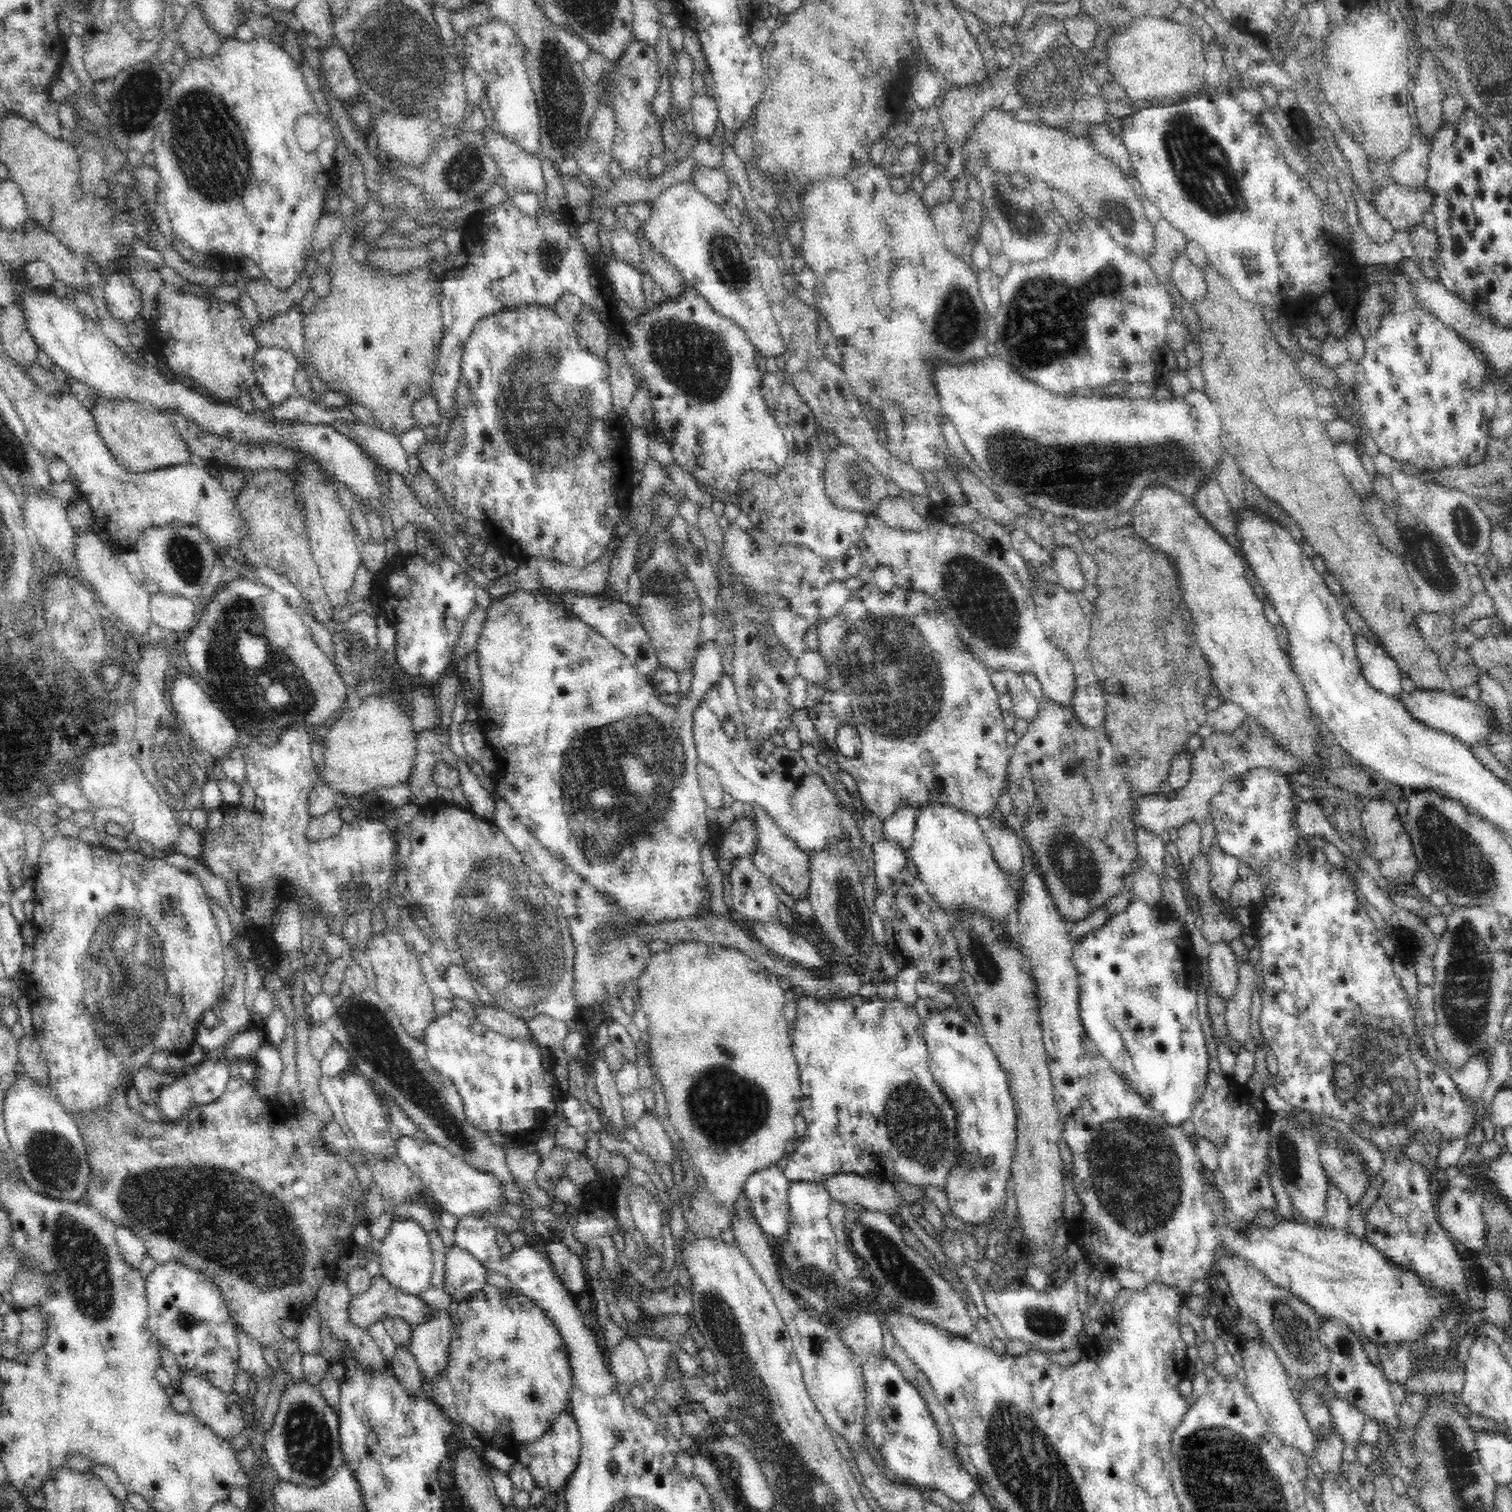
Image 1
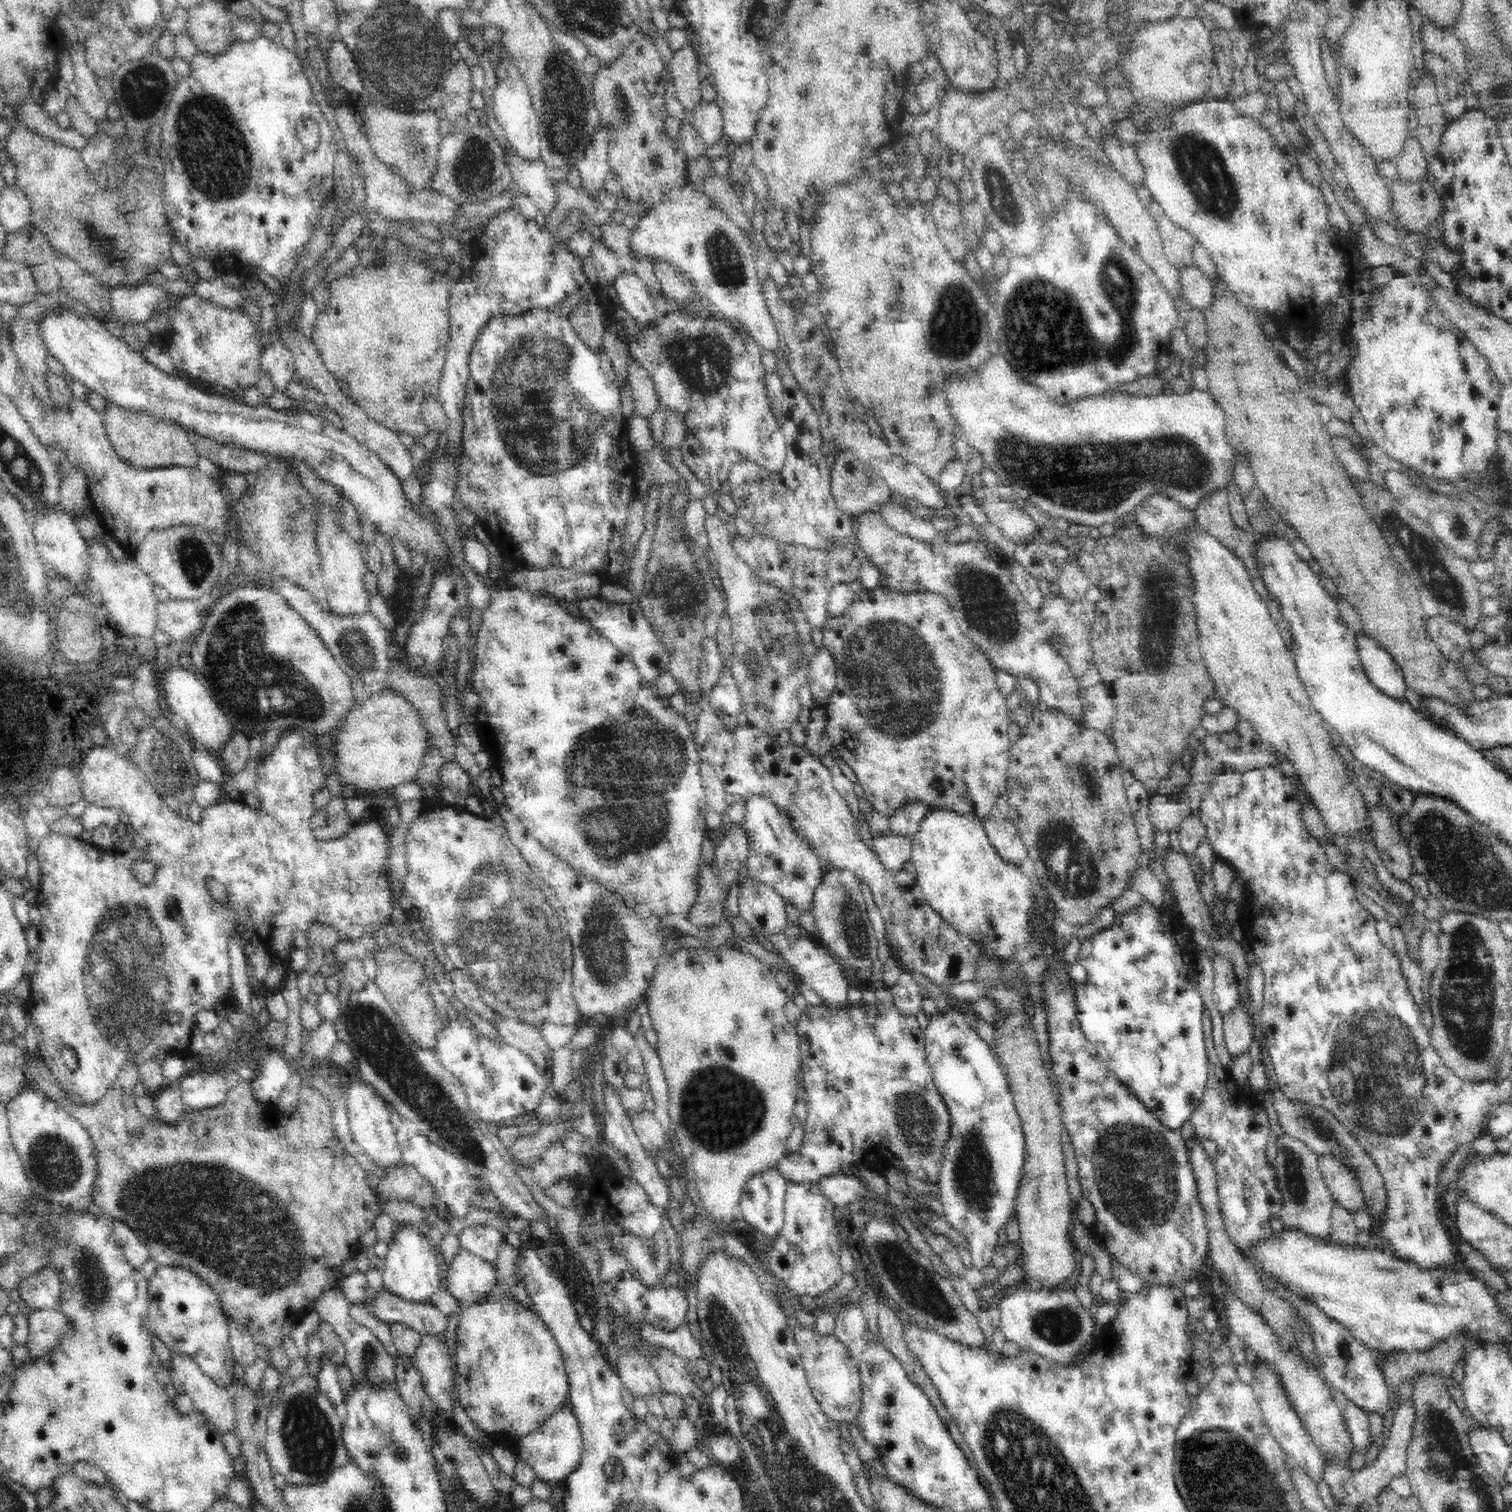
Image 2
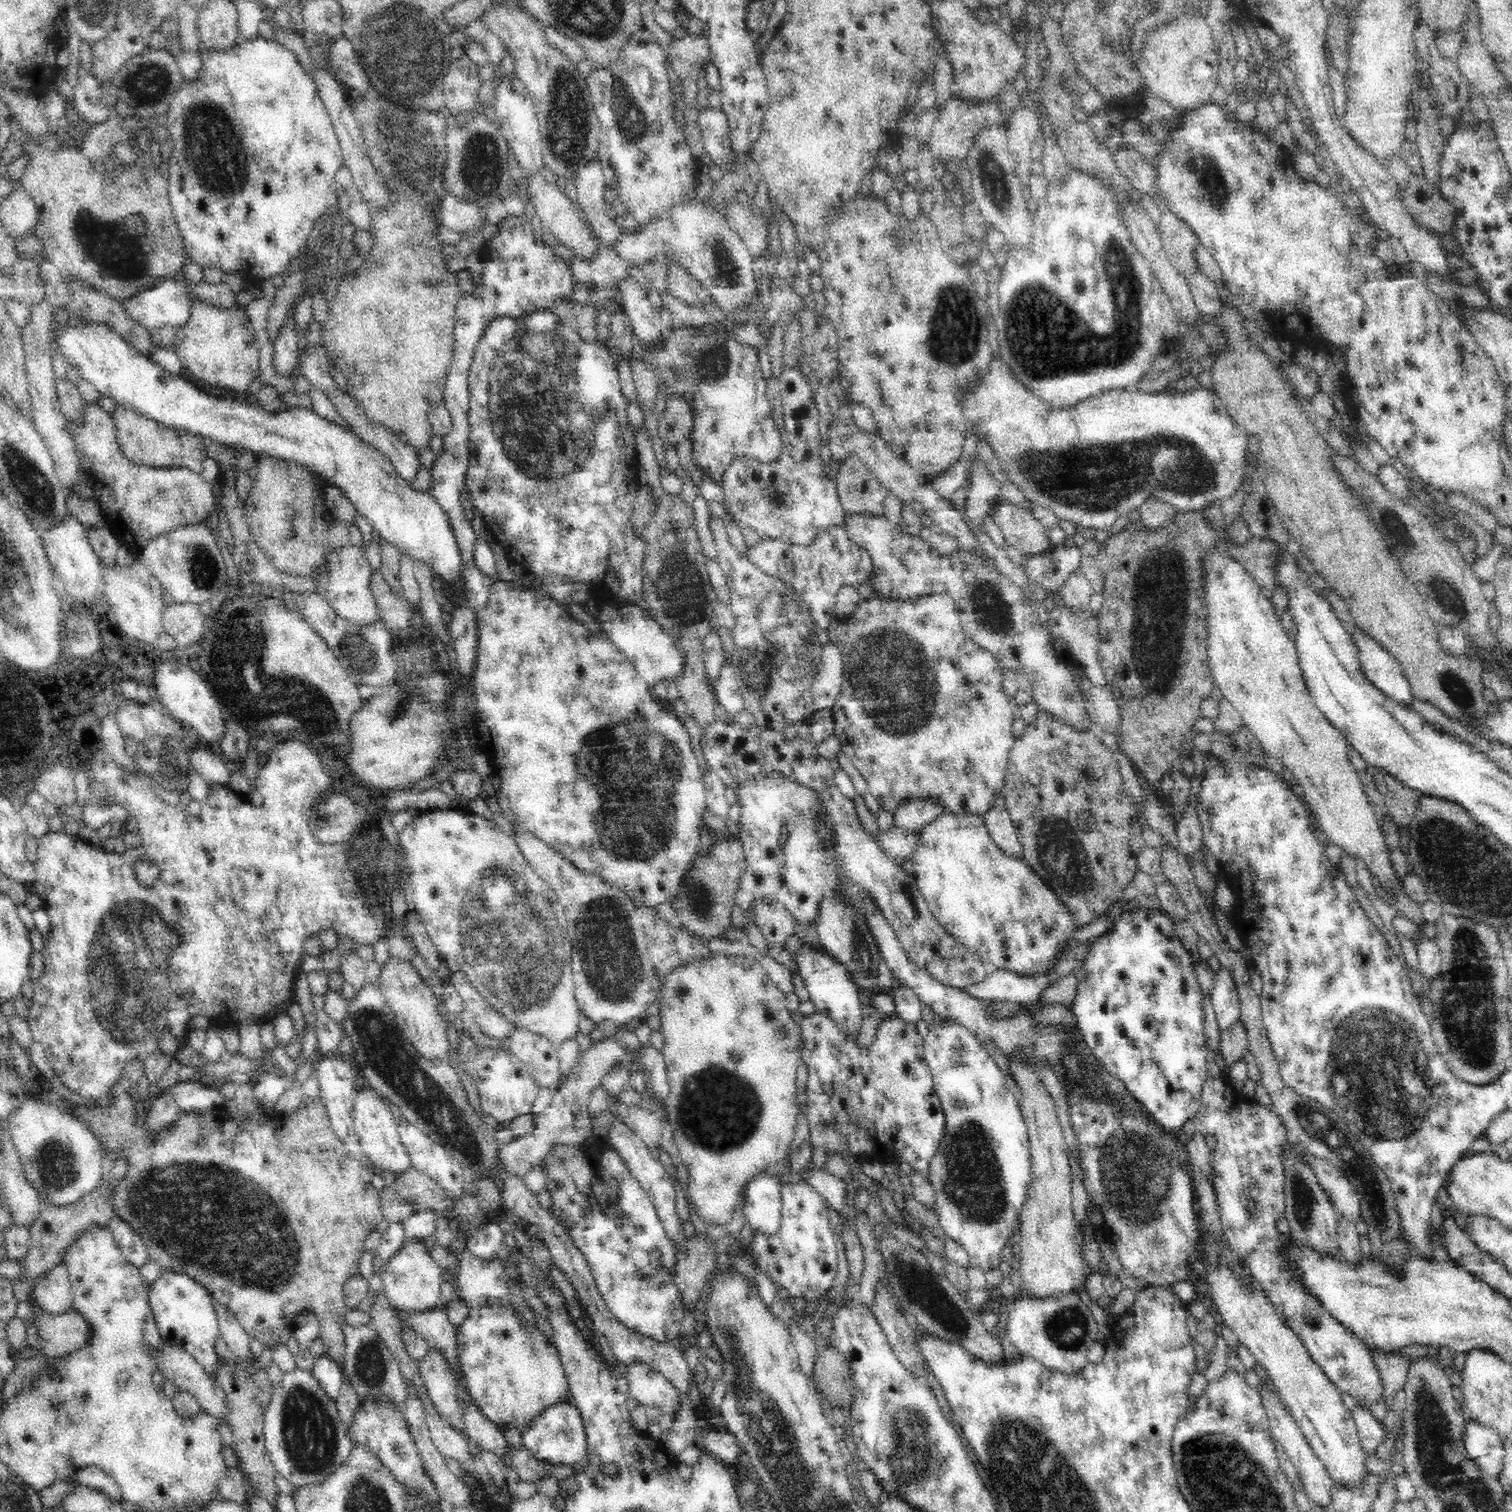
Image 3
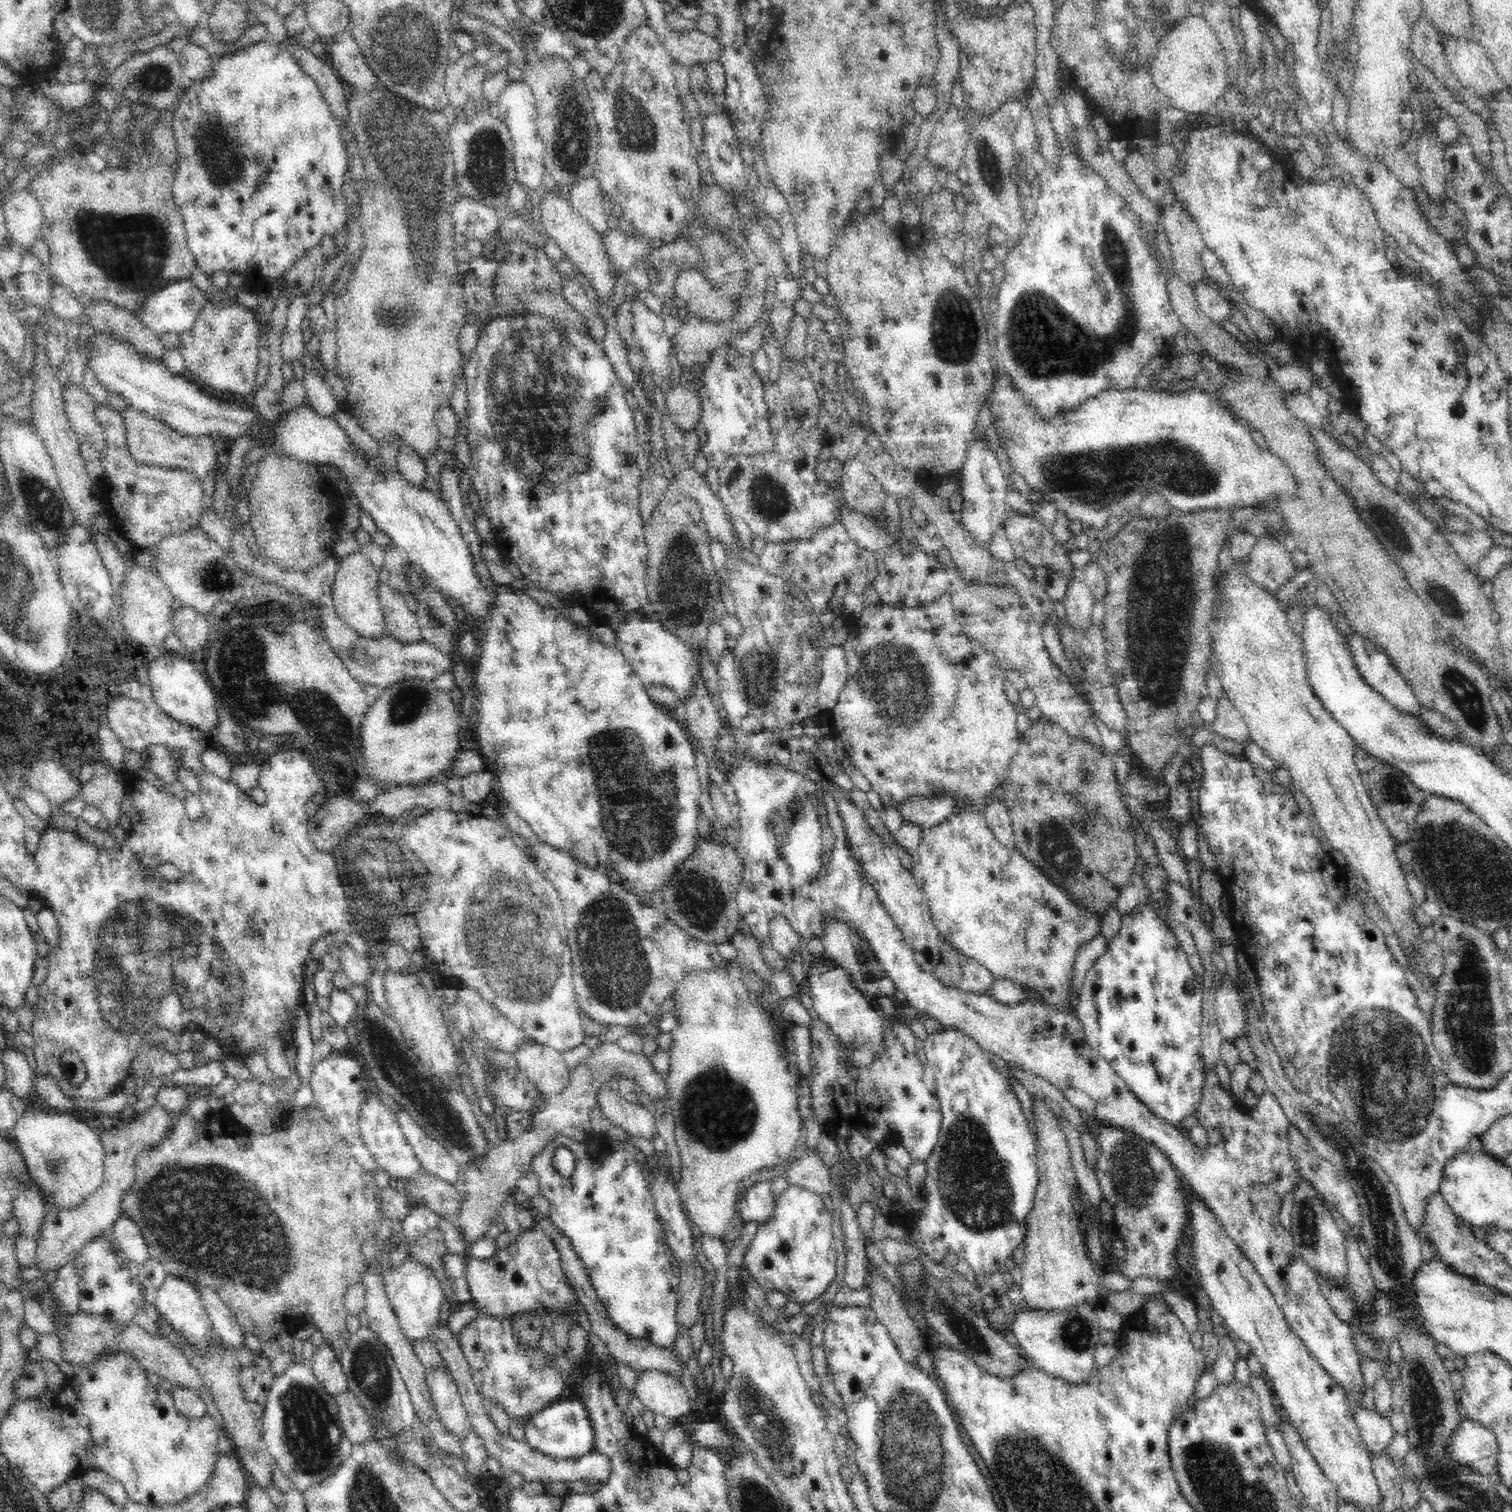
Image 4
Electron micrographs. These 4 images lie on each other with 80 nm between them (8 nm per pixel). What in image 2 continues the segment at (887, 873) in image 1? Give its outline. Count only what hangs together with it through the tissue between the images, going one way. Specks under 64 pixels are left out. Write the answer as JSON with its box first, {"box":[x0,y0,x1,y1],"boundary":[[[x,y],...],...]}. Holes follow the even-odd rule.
{"box":[873,831,912,871],"boundary":[[[886,831],[873,837],[873,847],[881,862],[892,871],[900,871],[911,860],[912,842],[908,836]]]}

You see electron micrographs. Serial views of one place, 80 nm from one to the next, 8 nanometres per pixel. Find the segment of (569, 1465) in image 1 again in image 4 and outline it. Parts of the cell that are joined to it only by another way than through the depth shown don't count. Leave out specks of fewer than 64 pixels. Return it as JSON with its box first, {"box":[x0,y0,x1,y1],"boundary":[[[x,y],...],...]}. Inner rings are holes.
{"box":[525,1399,594,1458],"boundary":[[[580,1399],[548,1405],[529,1418],[525,1440],[534,1450],[554,1458],[580,1458],[594,1450],[594,1430],[590,1414],[584,1401]]]}

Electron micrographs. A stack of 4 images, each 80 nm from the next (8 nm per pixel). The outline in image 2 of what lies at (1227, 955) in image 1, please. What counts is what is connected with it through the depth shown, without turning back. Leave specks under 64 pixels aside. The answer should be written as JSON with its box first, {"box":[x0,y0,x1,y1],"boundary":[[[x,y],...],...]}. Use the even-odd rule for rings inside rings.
{"box":[1212,954,1241,1020],"boundary":[[[1217,954],[1212,958],[1213,983],[1212,997],[1218,1008],[1218,1014],[1226,1020],[1241,1004],[1237,978],[1232,965]]]}

